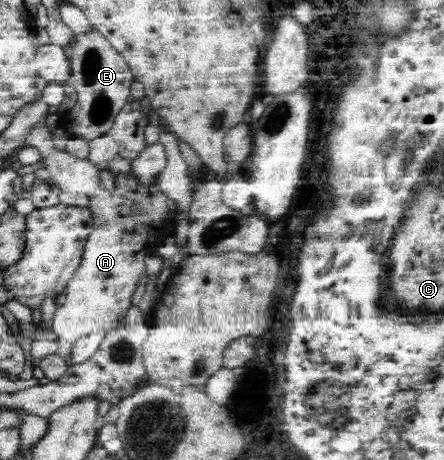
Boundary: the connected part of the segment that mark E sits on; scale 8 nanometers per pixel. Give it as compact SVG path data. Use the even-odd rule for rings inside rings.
M97 29L92 33L74 37L72 46L71 80L77 91L78 111L80 111L76 113L74 133L76 137L90 142L112 129L116 116L128 101L129 87L134 77L126 60Z

